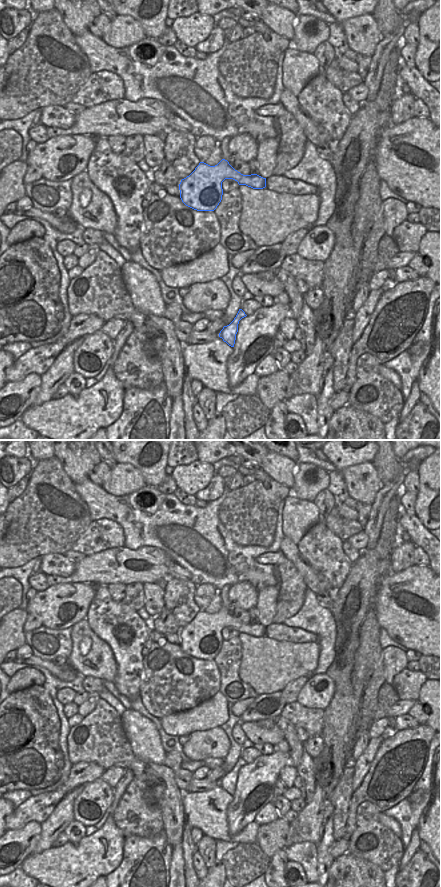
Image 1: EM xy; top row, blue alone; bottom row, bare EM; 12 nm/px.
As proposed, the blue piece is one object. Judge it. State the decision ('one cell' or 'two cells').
two cells

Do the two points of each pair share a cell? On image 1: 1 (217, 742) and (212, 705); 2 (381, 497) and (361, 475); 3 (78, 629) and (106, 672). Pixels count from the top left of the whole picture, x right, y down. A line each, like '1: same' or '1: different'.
1: different
2: different
3: same

